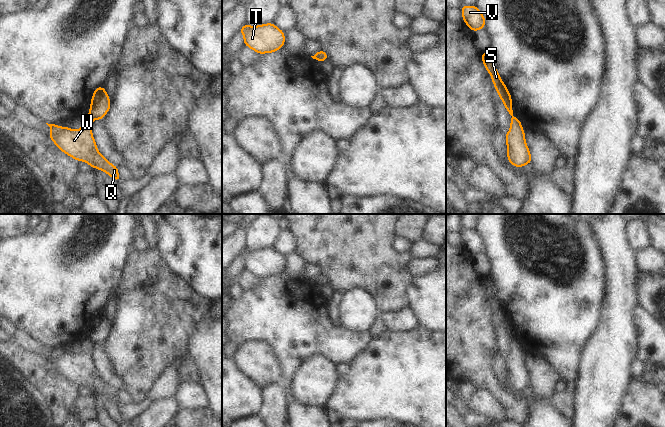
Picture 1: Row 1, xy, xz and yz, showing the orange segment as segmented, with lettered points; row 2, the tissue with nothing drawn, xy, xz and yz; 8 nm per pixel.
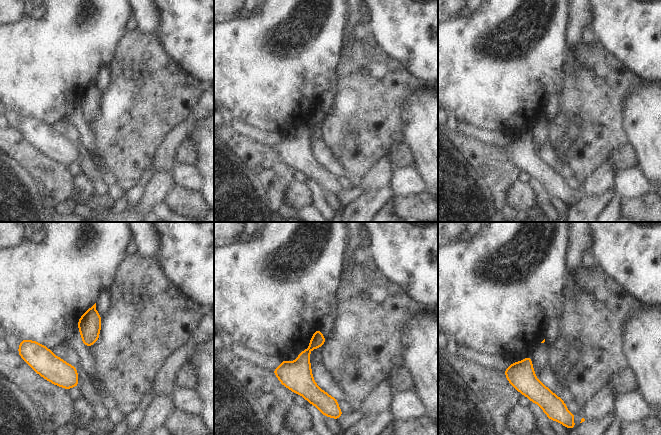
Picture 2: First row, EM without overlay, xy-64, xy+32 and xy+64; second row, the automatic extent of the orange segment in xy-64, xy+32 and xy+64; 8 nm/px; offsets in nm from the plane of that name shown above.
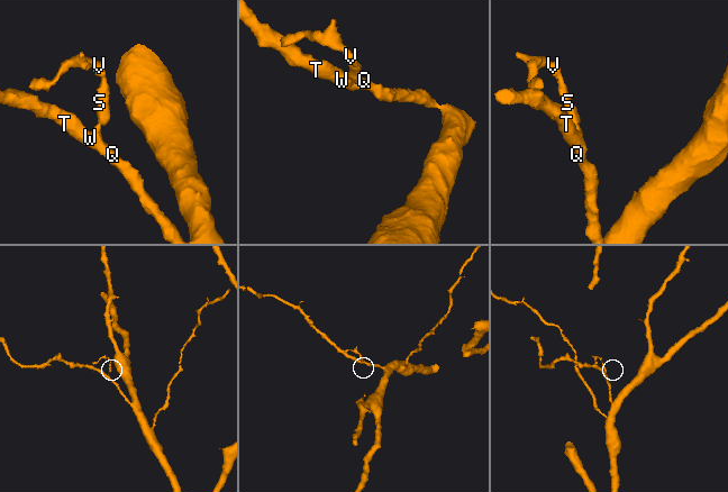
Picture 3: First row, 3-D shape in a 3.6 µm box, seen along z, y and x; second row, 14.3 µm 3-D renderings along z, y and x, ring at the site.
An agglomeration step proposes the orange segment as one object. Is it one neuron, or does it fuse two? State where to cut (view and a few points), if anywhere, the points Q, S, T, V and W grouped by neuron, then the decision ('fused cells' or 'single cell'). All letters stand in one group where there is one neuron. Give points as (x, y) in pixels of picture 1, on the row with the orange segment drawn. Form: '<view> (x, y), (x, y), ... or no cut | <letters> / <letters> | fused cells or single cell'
xy (89, 115), (93, 118) | Q T W / S V | fused cells

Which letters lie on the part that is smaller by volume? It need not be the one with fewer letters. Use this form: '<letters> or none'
S, V

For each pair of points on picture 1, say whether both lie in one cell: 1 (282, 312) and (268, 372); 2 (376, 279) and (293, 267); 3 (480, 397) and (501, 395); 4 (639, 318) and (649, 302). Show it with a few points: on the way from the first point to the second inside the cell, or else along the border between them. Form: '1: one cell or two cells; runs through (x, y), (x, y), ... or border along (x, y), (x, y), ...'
1: two cells; border along (252, 339), (265, 341), (271, 347), (282, 372)
2: two cells; border along (295, 252), (305, 262)
3: two cells; border along (477, 387), (487, 389), (497, 399), (505, 416)
4: two cells; border along (638, 304), (654, 318)

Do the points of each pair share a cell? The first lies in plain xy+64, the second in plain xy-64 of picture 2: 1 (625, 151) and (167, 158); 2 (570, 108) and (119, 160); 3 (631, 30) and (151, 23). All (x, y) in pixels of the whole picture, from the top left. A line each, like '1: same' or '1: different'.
1: different
2: same
3: different

